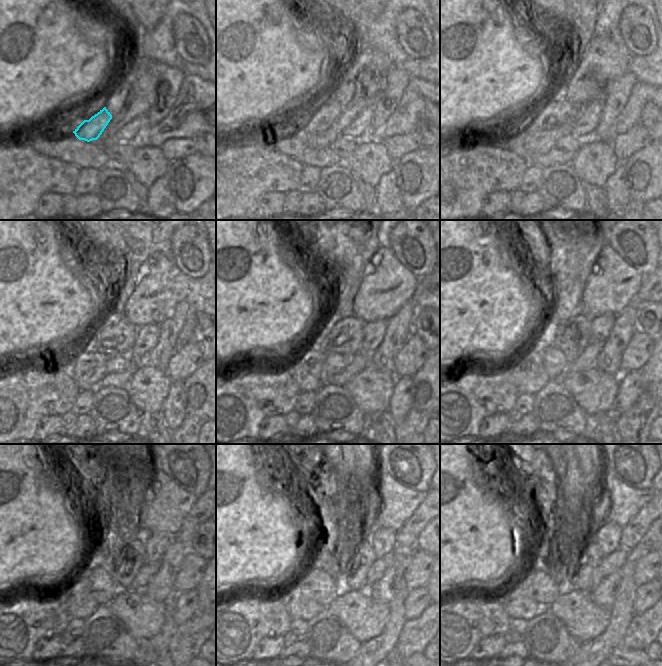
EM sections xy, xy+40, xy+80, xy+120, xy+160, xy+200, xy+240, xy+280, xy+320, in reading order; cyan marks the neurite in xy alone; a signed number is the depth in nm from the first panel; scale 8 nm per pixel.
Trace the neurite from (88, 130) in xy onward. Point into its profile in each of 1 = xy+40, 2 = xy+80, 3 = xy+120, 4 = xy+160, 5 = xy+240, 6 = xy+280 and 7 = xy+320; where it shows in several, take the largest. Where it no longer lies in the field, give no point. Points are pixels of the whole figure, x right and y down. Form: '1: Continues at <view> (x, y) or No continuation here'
1: Continues at xy+40 (319, 121)
2: Continues at xy+80 (557, 111)
3: Continues at xy+120 (115, 337)
4: Continues at xy+160 (344, 337)
5: Continues at xy+240 (123, 565)
6: Continues at xy+280 (349, 571)
7: Continues at xy+320 (576, 574).

